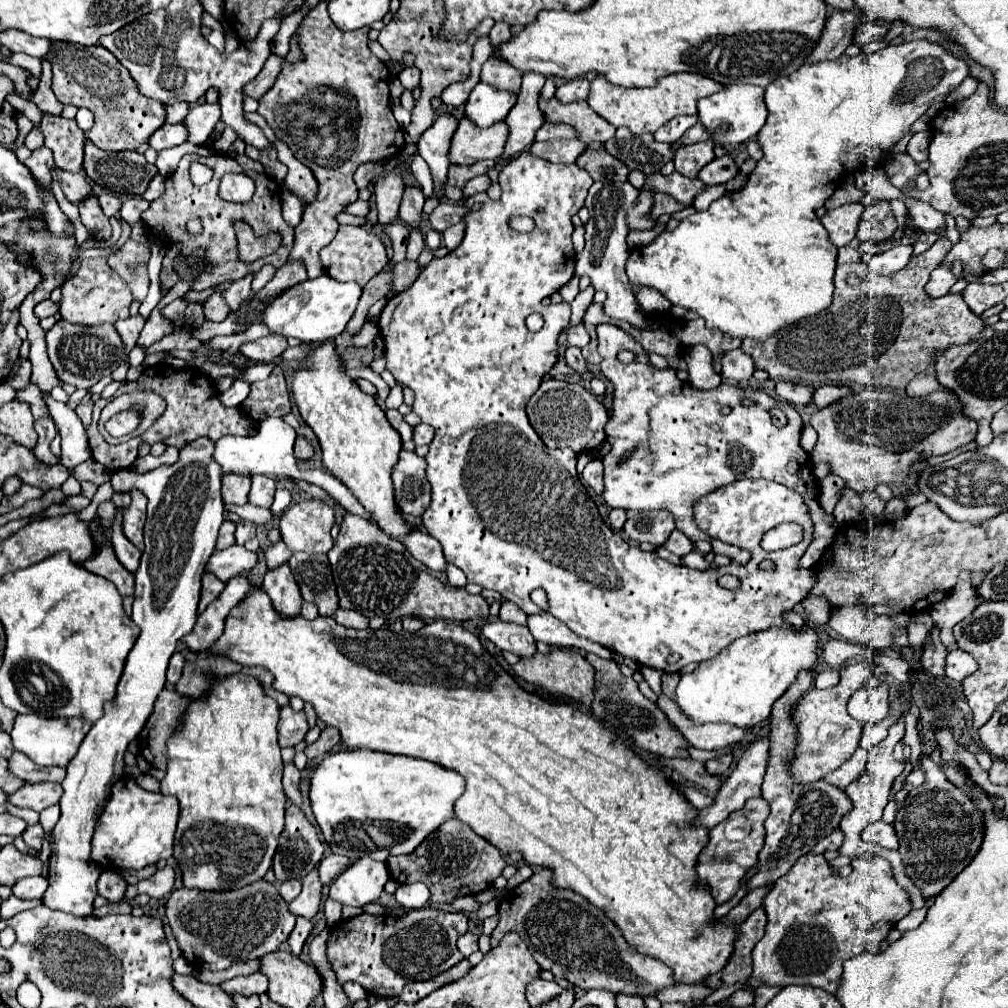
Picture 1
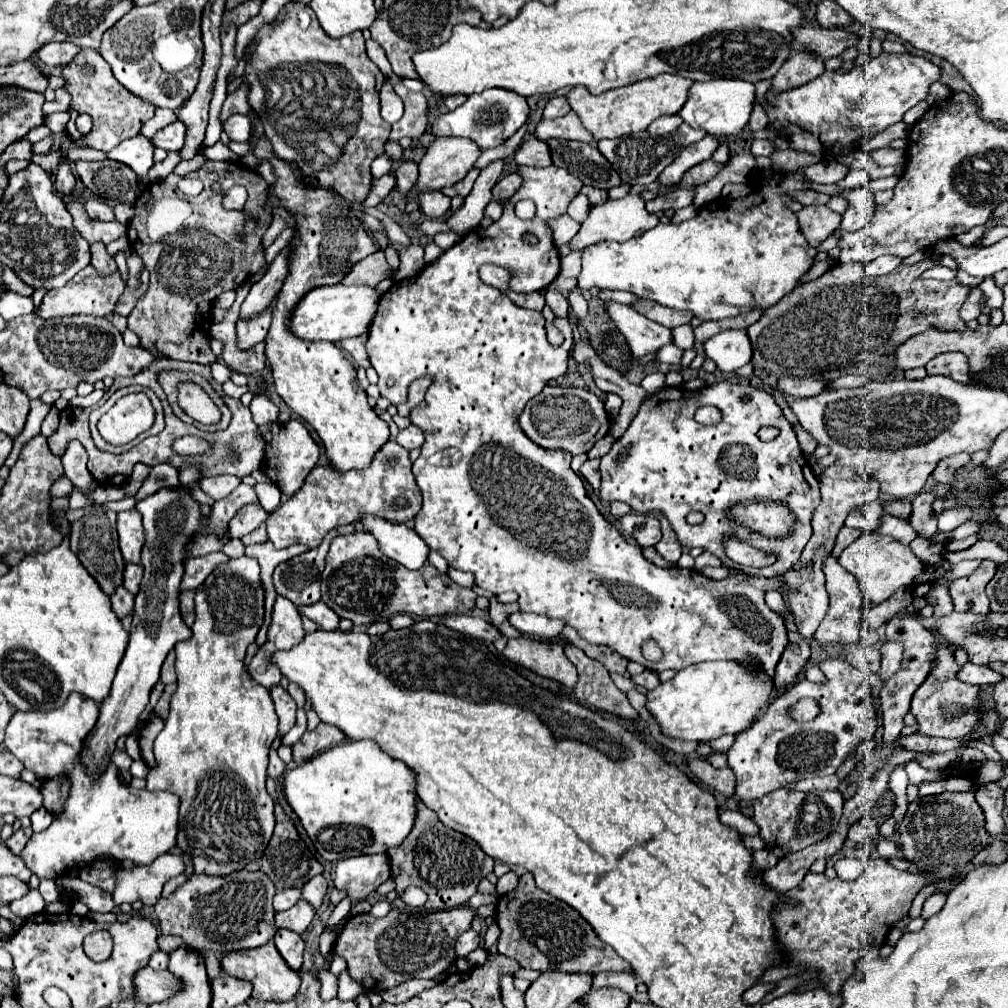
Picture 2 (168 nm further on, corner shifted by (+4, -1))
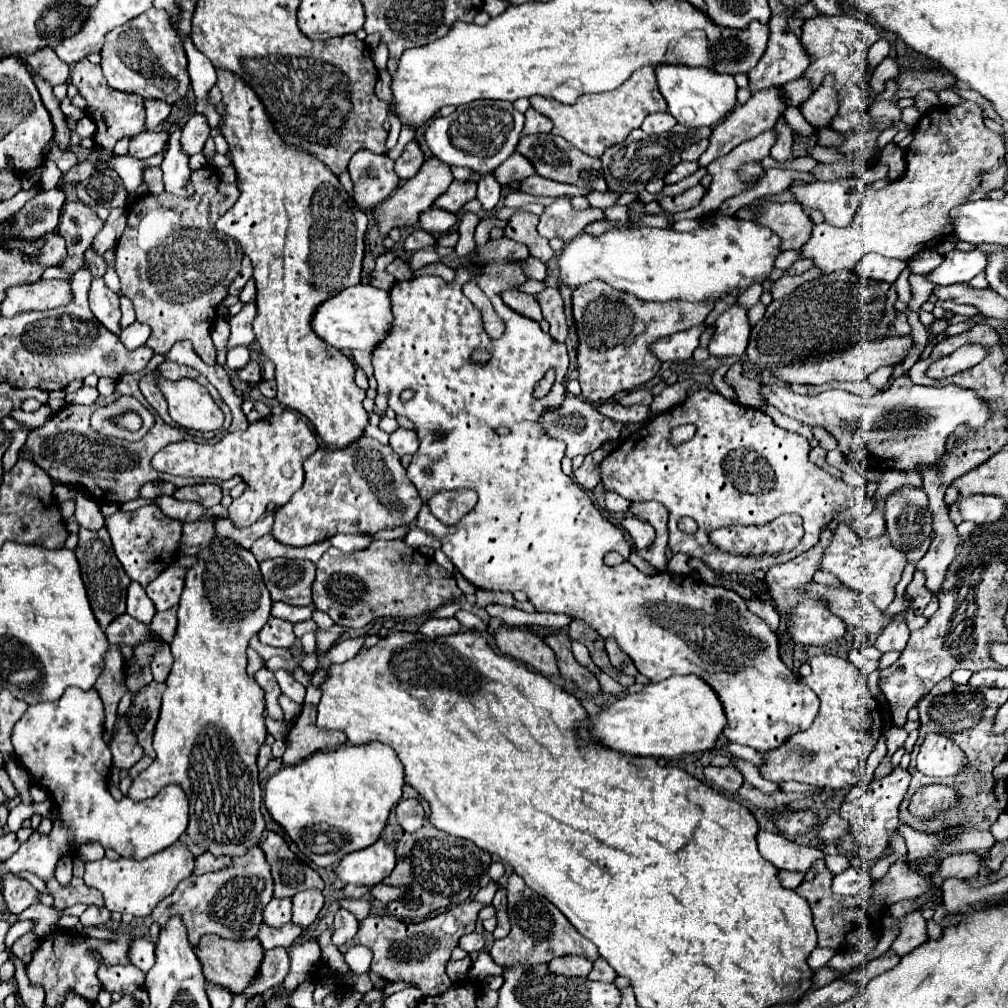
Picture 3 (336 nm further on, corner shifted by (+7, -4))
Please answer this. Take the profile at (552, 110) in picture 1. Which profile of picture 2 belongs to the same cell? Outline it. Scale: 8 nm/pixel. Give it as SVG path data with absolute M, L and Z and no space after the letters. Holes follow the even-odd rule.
M570 112L568 116L556 120L542 120L536 128L536 138L564 138L564 140L580 140L592 142L592 134L580 124L578 116Z

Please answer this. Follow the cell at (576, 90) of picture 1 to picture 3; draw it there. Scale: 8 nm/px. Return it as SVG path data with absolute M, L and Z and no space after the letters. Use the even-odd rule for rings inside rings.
M529 109L525 113L527 121L525 121L525 129L523 133L531 135L531 133L549 133L553 129L553 121L549 117L545 117L543 113L535 111L535 109Z

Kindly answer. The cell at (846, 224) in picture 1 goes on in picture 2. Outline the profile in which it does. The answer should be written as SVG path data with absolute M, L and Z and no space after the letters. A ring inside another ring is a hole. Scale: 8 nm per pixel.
M804 206L800 212L796 212L796 216L800 232L806 236L806 242L812 248L816 248L840 226L840 214L826 206Z

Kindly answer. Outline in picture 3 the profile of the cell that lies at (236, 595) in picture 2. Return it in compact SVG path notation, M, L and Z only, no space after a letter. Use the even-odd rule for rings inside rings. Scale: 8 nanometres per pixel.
M217 539L213 541L213 545L205 551L201 551L197 555L197 563L189 569L187 577L185 577L185 589L183 589L183 595L181 595L181 601L179 601L179 609L177 609L177 617L179 617L179 627L177 627L177 633L171 641L171 653L173 653L173 669L167 677L167 689L163 693L163 705L161 705L161 715L159 715L159 721L157 721L157 727L155 727L155 739L153 739L153 749L157 753L155 761L143 771L139 773L135 779L133 779L133 785L129 789L129 797L133 801L141 801L141 799L148 799L155 797L165 785L179 785L185 793L187 793L187 799L189 799L189 825L187 825L187 831L185 835L197 845L197 847L205 847L205 851L209 851L211 855L219 857L219 855L229 855L229 857L243 857L251 847L259 845L261 843L261 837L265 833L265 819L261 815L261 787L257 783L257 753L259 753L259 747L265 743L265 737L267 737L267 725L265 725L265 693L263 689L257 685L257 681L253 677L249 677L245 673L245 667L247 667L247 645L249 645L249 639L261 631L261 627L267 623L269 615L271 615L271 597L269 597L269 591L261 579L261 571L259 571L259 563L255 561L255 557L239 547L237 543L229 541L229 539Z

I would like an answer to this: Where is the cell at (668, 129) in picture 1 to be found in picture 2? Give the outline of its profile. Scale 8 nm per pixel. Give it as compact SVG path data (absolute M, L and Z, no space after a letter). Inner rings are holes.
M674 114L674 116L660 116L660 118L656 118L656 120L648 126L648 132L650 132L652 136L664 136L664 134L674 132L680 124L682 124L682 118L680 118L678 114Z

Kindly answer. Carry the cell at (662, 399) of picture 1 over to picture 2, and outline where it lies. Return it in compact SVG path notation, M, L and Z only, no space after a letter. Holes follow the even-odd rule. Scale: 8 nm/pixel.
M716 382L694 392L664 388L652 398L646 398L626 434L616 440L612 450L602 458L600 474L602 500L626 502L640 514L660 510L672 524L682 546L708 550L730 570L742 572L744 566L734 564L724 554L722 540L726 534L734 534L760 550L778 554L776 564L762 568L762 576L766 578L780 576L798 562L800 552L812 536L810 518L820 502L818 478L802 456L794 428L784 418L774 398L756 388L730 382ZM744 396L750 400L744 402ZM700 406L716 406L722 412L720 424L702 426L694 422L694 412ZM762 426L776 426L780 430L778 438L762 442L756 436ZM622 454L626 458L618 460ZM750 500L786 504L796 516L792 534L786 538L768 538L742 526L734 518L728 518L730 508ZM690 510L700 510L704 514L704 522L690 526L686 522L686 514Z

